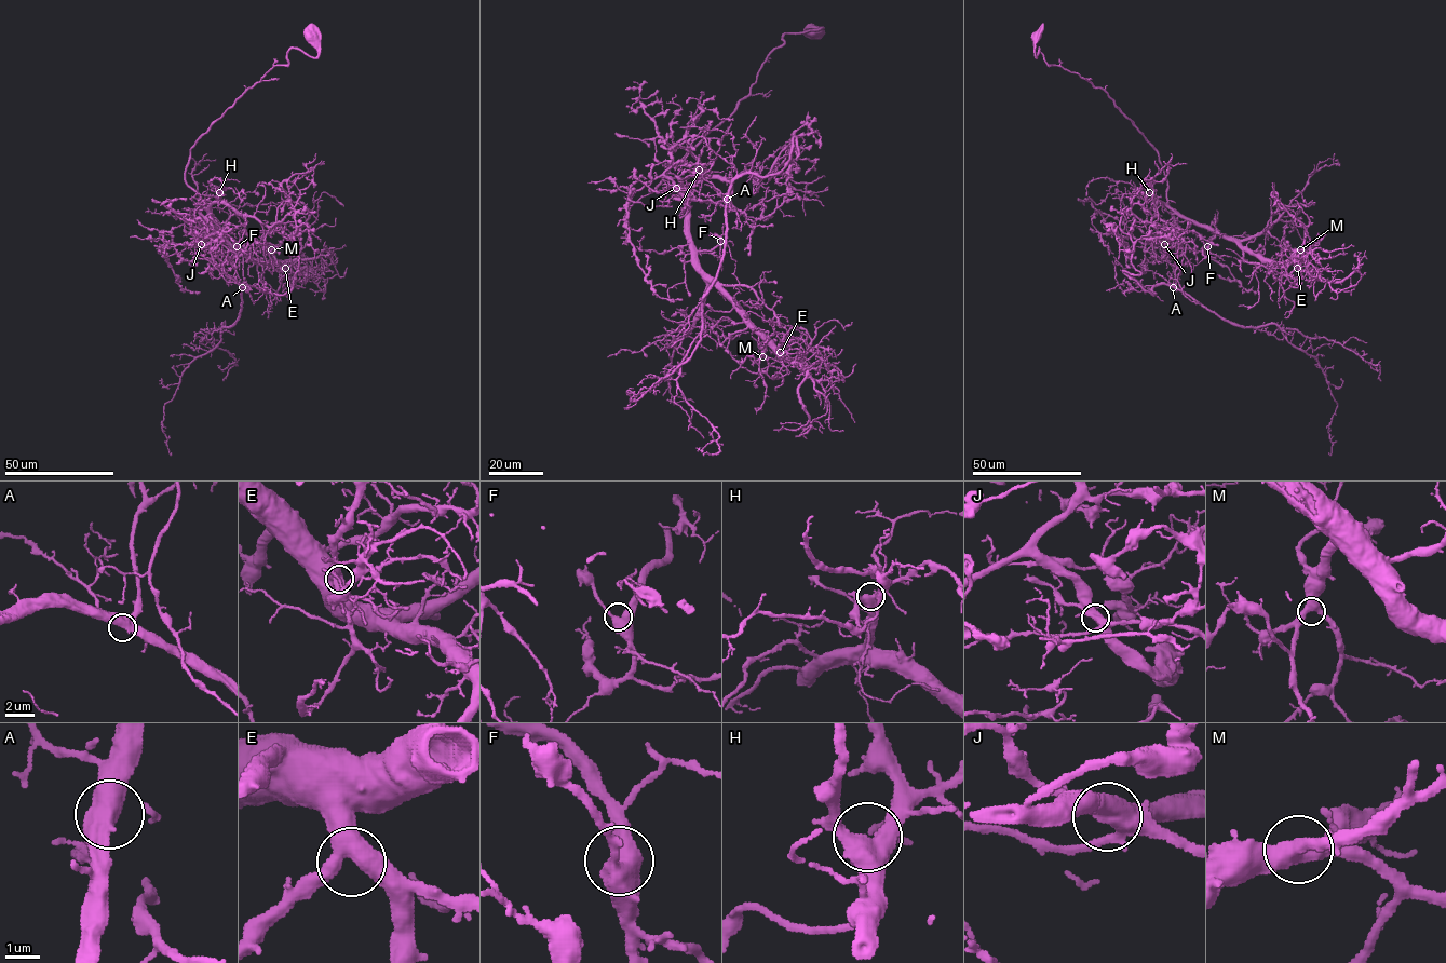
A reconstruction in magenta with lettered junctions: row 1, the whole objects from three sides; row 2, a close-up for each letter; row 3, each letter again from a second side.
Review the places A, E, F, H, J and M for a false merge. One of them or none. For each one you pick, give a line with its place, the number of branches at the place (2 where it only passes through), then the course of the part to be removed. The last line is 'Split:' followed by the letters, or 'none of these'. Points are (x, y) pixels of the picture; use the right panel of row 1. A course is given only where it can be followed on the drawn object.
J: place (1164, 244); branches 3; course (1164, 244), (1176, 267), (1175, 286), (1241, 325), (1275, 324), (1316, 360), (1337, 405), (1328, 452)
Split: J

